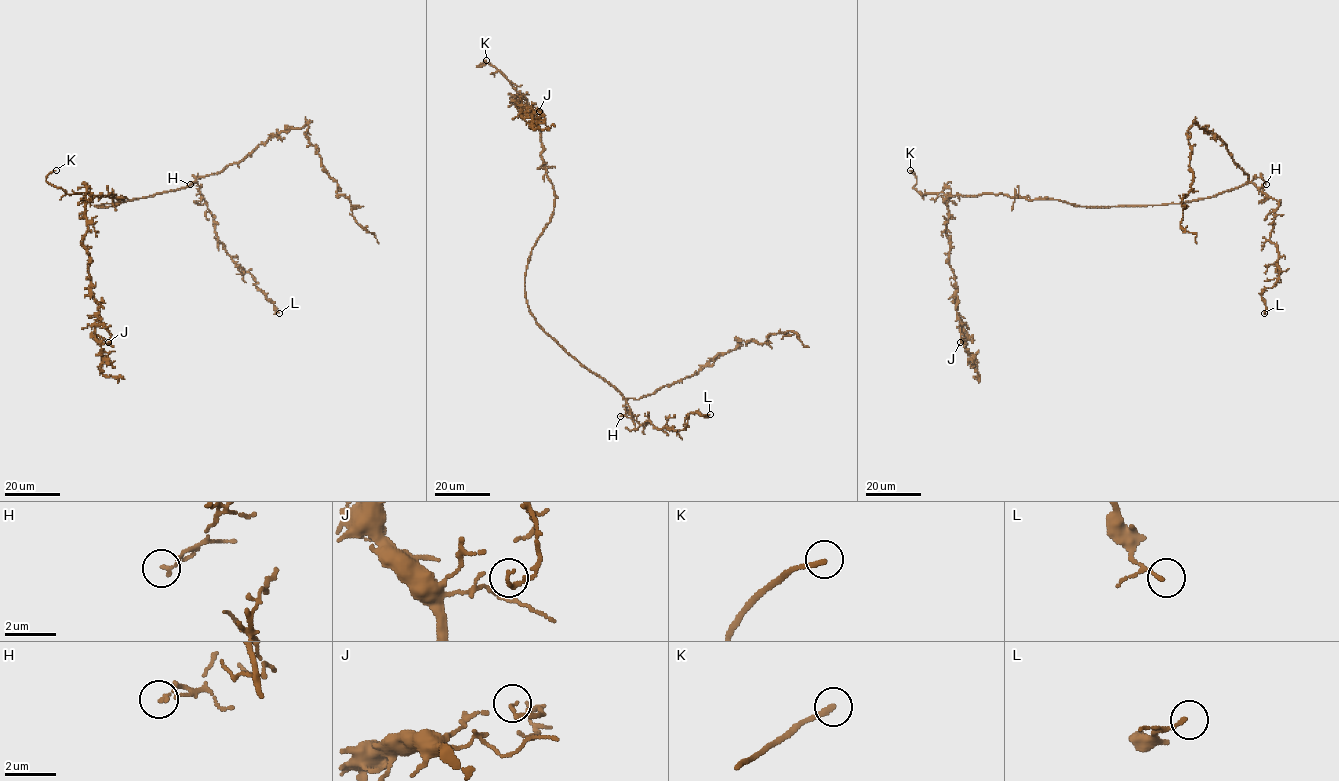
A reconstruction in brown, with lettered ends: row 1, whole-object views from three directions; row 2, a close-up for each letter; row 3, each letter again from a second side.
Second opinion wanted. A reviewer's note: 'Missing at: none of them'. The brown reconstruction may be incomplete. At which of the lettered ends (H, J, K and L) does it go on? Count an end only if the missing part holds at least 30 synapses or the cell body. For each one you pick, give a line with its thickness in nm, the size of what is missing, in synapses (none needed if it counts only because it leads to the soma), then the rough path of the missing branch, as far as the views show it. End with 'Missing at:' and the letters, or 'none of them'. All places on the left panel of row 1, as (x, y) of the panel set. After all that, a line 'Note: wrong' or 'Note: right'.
K: calibre 200 nm; course (56, 170), (65, 167), (85, 171), (105, 162), (113, 164)
Missing at: K
Note: wrong

